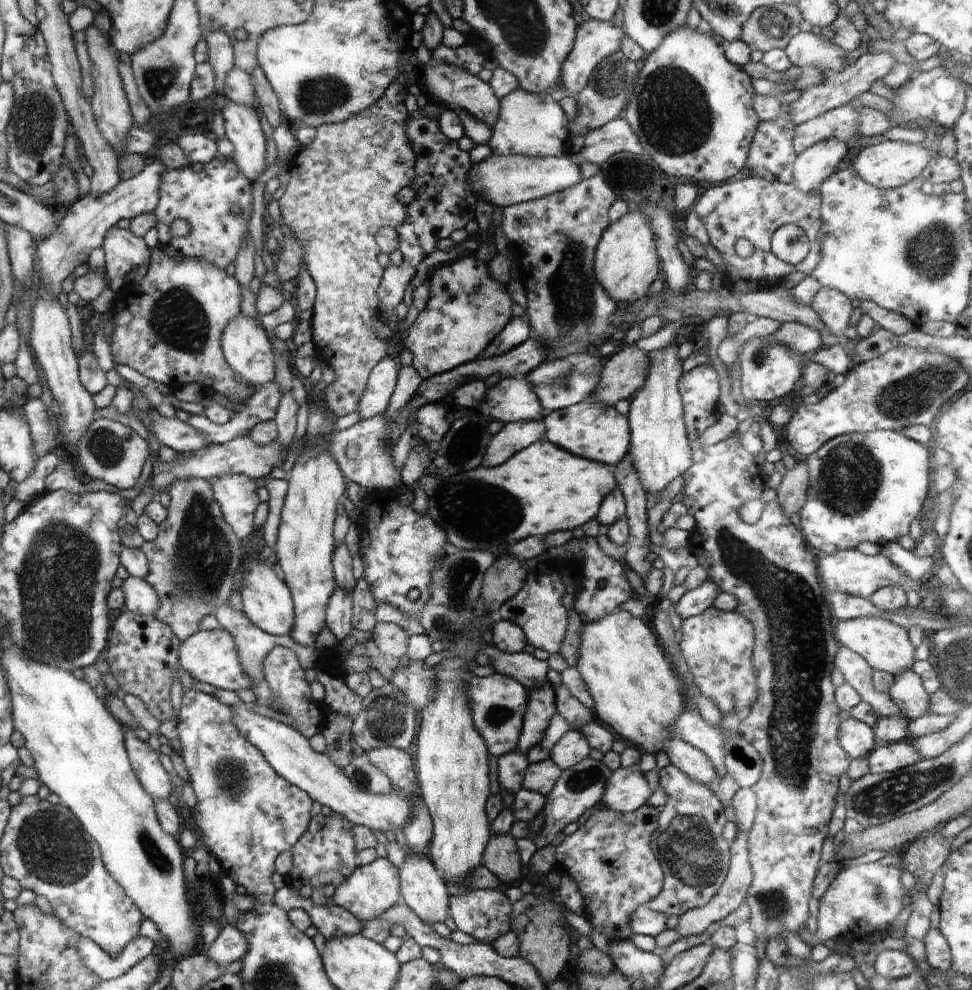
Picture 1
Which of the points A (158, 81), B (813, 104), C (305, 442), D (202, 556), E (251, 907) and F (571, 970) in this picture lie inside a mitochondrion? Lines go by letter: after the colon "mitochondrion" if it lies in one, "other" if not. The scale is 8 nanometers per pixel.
A: mitochondrion
B: other
C: other
D: mitochondrion
E: other
F: other

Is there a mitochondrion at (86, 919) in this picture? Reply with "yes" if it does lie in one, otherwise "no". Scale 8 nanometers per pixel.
no

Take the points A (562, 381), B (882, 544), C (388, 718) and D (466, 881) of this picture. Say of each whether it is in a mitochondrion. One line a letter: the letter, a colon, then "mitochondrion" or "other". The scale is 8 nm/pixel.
A: mitochondrion
B: other
C: mitochondrion
D: other

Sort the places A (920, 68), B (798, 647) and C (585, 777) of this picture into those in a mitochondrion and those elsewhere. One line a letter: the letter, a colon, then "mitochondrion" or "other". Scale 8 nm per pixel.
A: other
B: mitochondrion
C: mitochondrion

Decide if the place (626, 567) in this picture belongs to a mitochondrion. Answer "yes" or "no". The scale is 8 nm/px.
no

